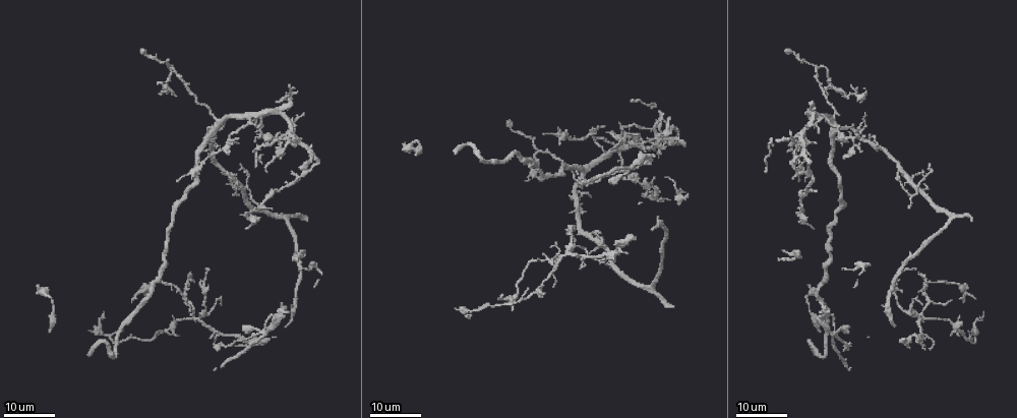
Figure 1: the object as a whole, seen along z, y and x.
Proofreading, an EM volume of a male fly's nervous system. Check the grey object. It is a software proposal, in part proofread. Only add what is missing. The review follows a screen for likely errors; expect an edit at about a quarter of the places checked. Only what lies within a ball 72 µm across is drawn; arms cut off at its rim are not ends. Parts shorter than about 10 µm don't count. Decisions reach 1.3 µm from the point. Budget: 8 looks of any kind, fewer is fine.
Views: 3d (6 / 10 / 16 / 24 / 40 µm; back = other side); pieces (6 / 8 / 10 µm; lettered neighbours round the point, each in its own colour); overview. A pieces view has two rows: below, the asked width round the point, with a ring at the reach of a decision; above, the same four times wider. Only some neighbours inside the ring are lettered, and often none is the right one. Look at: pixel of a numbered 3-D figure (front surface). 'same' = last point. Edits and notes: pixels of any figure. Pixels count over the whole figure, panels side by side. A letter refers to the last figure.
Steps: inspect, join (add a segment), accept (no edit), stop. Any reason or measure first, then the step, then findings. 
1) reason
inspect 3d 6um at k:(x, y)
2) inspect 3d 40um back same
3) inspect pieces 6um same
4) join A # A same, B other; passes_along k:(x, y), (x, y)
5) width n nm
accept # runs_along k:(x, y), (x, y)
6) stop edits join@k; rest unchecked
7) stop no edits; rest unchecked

free end
inspect 3d 16um at 1:(278, 103)

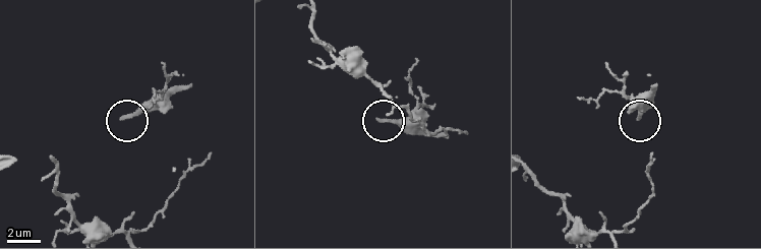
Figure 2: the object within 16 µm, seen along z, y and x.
inspect pieces 6um at 2:(122, 119)

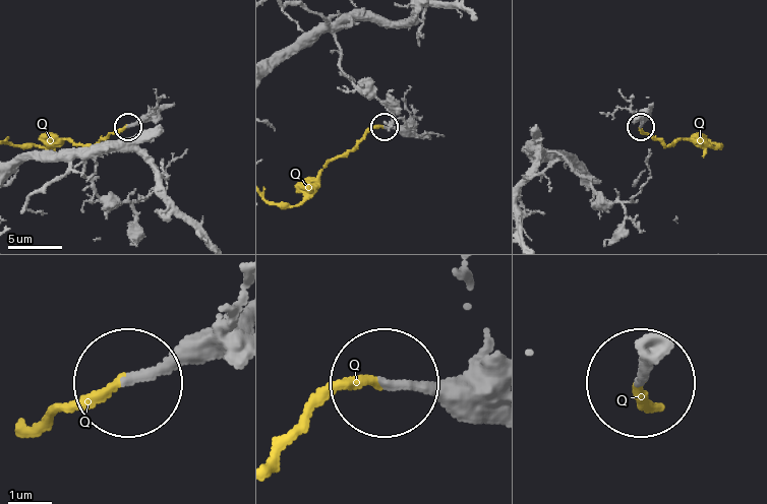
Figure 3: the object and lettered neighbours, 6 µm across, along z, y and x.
join Q # Q same; passes_along 3:(376, 385), (336, 389), (281, 440); the neuron continues

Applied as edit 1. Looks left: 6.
redraw
inspect overview

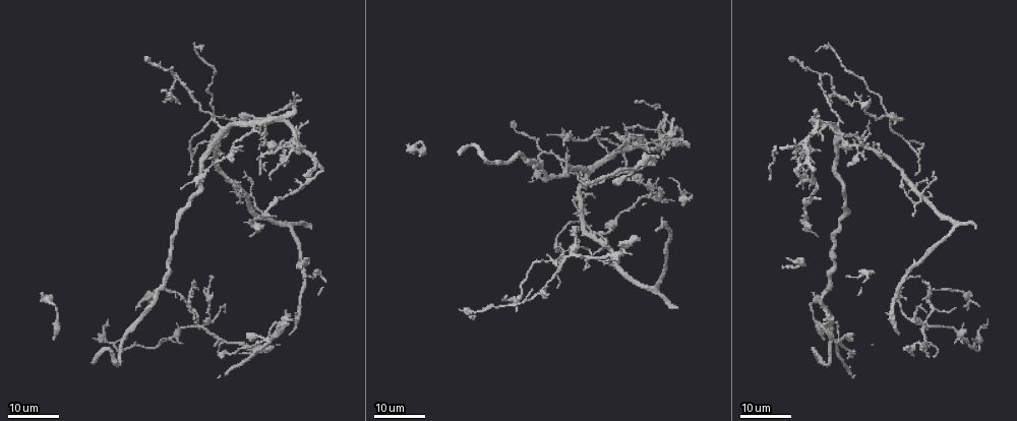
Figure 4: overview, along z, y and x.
long arm stops here
inspect 3d 16um at 4:(770, 177)

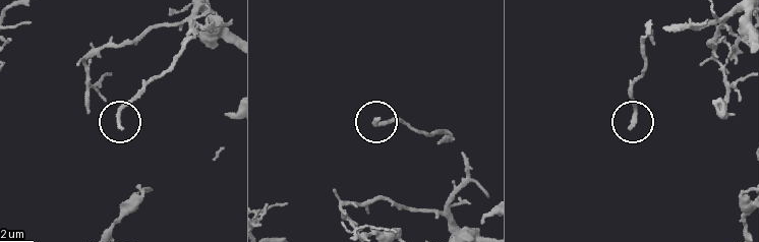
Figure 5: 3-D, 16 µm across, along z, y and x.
inspect pieces 10um at 5:(122, 126)

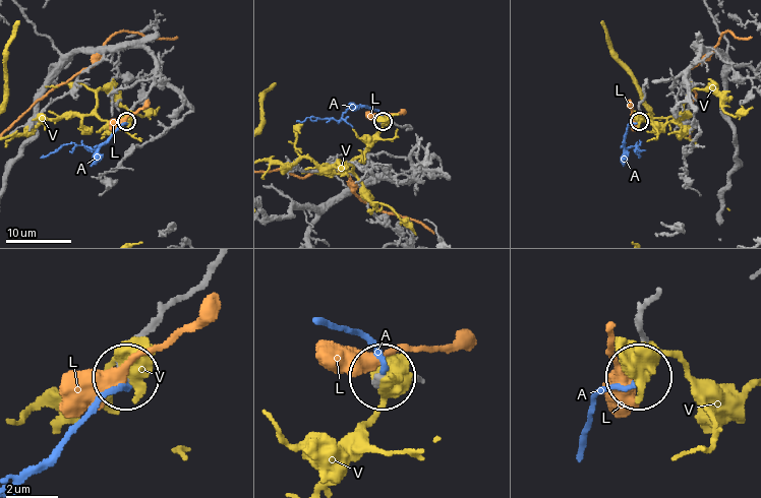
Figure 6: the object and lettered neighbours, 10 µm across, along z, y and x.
join A # A same, L other, V other; it goes on there

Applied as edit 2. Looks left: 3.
inspect overview

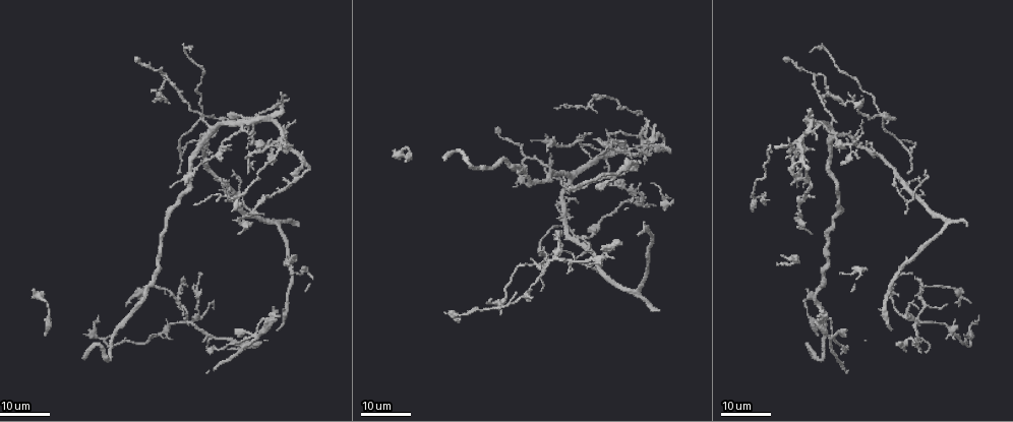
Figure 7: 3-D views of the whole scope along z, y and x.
an open end
inspect 3d 24um at 7:(247, 171)

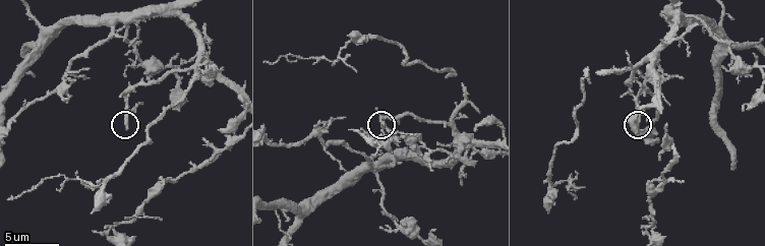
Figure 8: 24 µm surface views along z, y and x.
inspect pieces 8um at 8:(384, 126)

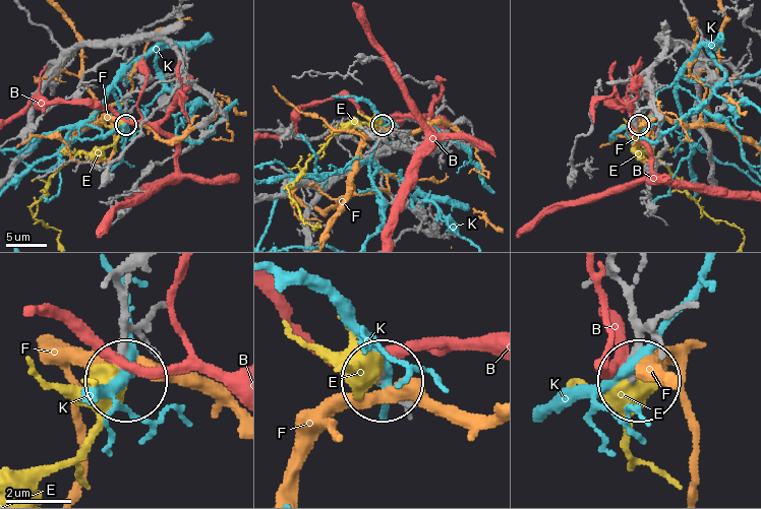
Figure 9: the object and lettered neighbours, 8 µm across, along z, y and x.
join E # B other, E same, F other, K other; passes_along 9:(626, 291), (634, 321), (626, 381), (631, 457); it goes on there

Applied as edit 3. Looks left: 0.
stop edits join@3, join@6, join@9; rest unchecked

